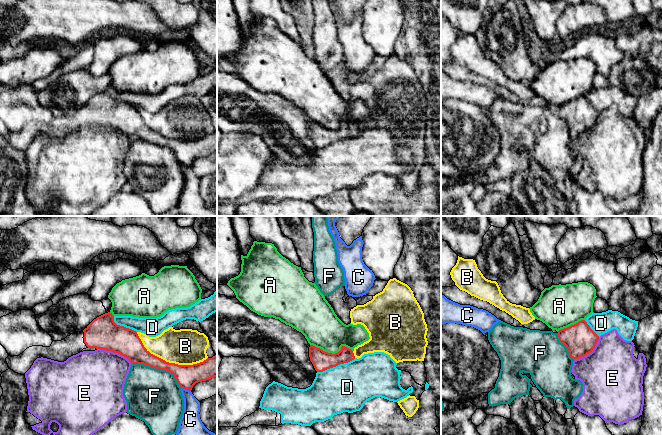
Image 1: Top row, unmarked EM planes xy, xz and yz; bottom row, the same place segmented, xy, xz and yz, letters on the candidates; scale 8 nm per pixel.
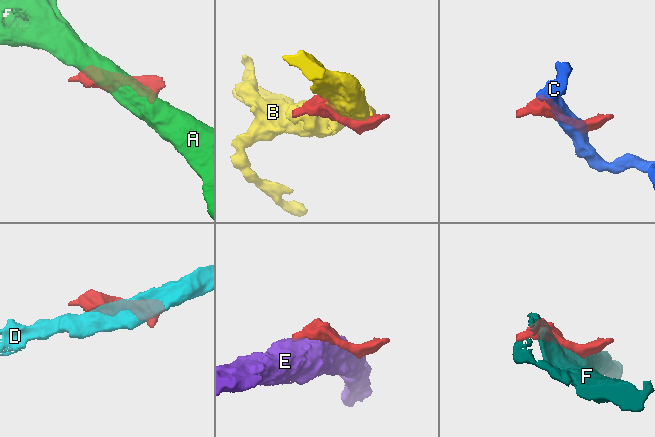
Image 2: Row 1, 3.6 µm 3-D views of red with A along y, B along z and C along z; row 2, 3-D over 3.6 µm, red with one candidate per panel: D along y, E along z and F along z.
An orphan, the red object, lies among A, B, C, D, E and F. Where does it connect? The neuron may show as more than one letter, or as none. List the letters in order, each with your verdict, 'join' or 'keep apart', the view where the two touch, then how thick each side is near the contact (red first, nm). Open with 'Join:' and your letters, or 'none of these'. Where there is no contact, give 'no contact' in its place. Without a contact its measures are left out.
Join: none of these
A: keep apart; contact in xz; calibres 160 and 300 nm
B: keep apart; contact in xy; calibres 180 and 280 nm
C: keep apart; contact in xy; calibres 180 and 150 nm
D: keep apart; contact in xz; calibres 160 and 380 nm
E: keep apart; contact in xy; calibres 260 and 440 nm
F: keep apart; contact in xy; calibres 180 and 440 nm

